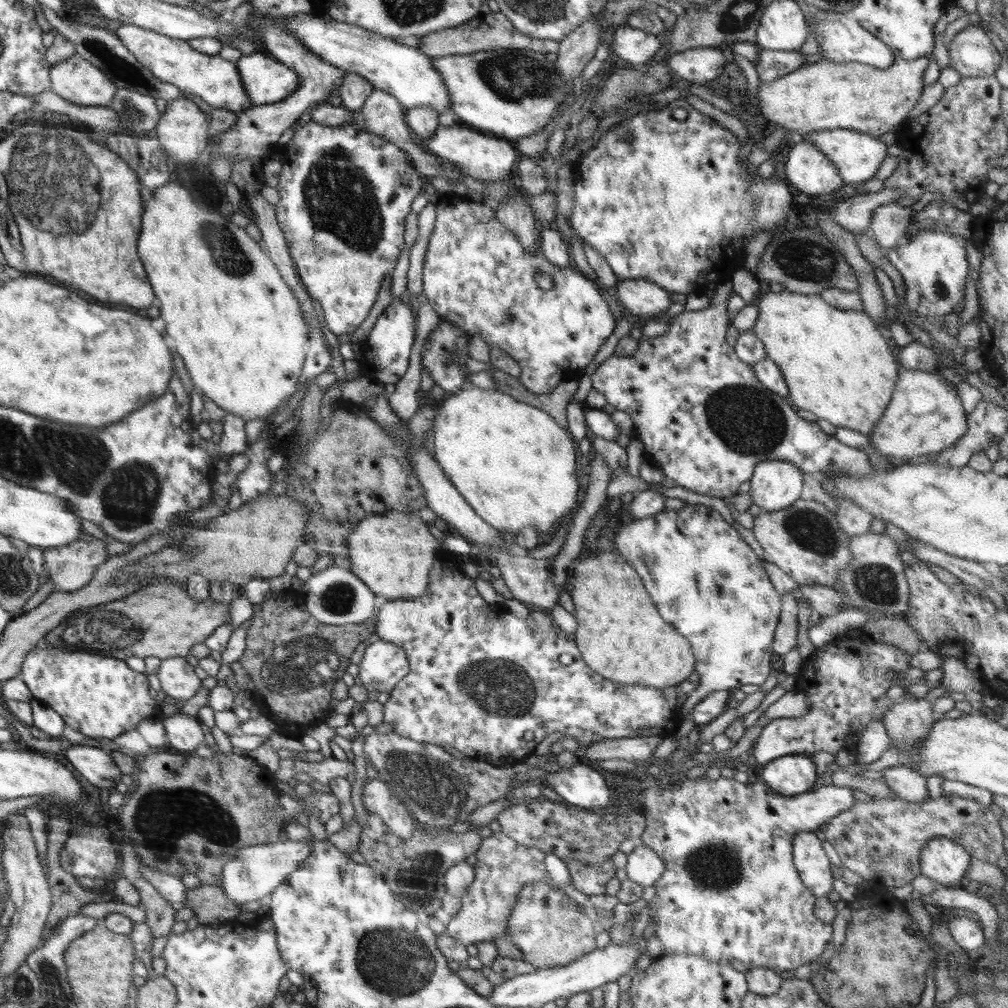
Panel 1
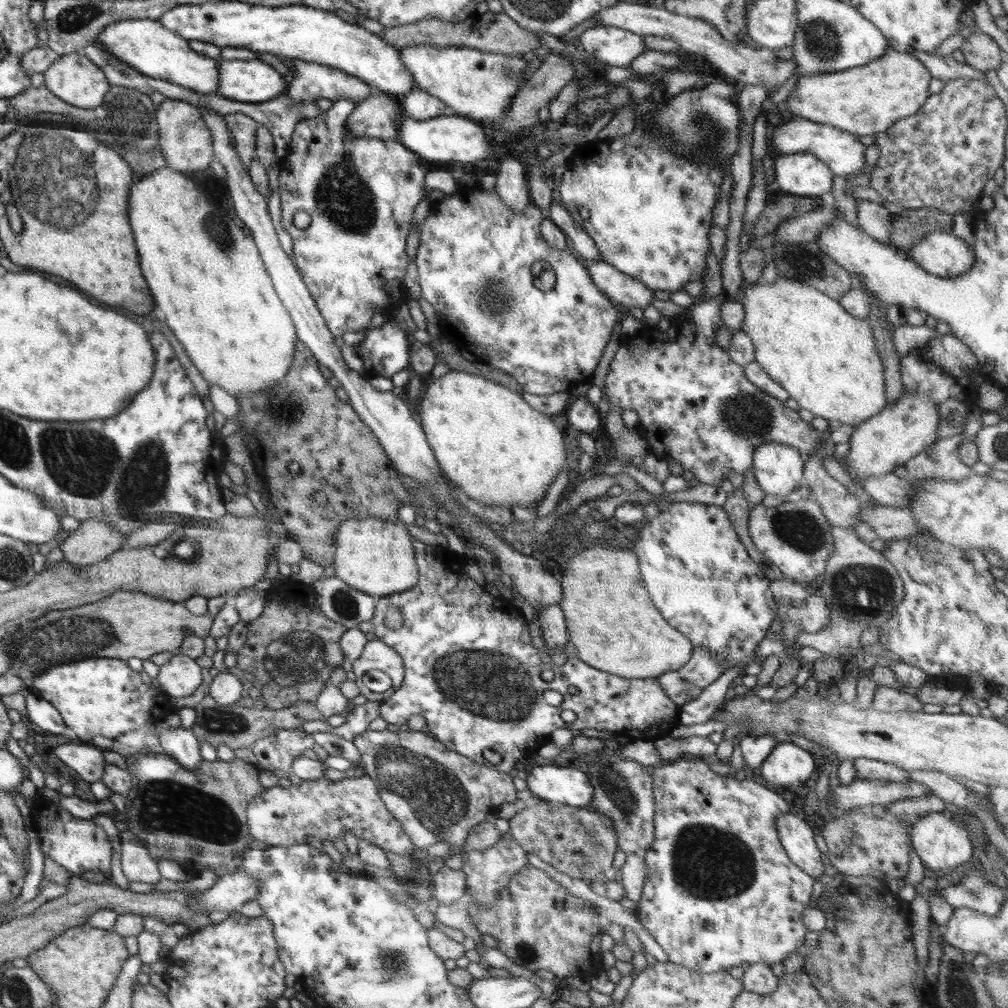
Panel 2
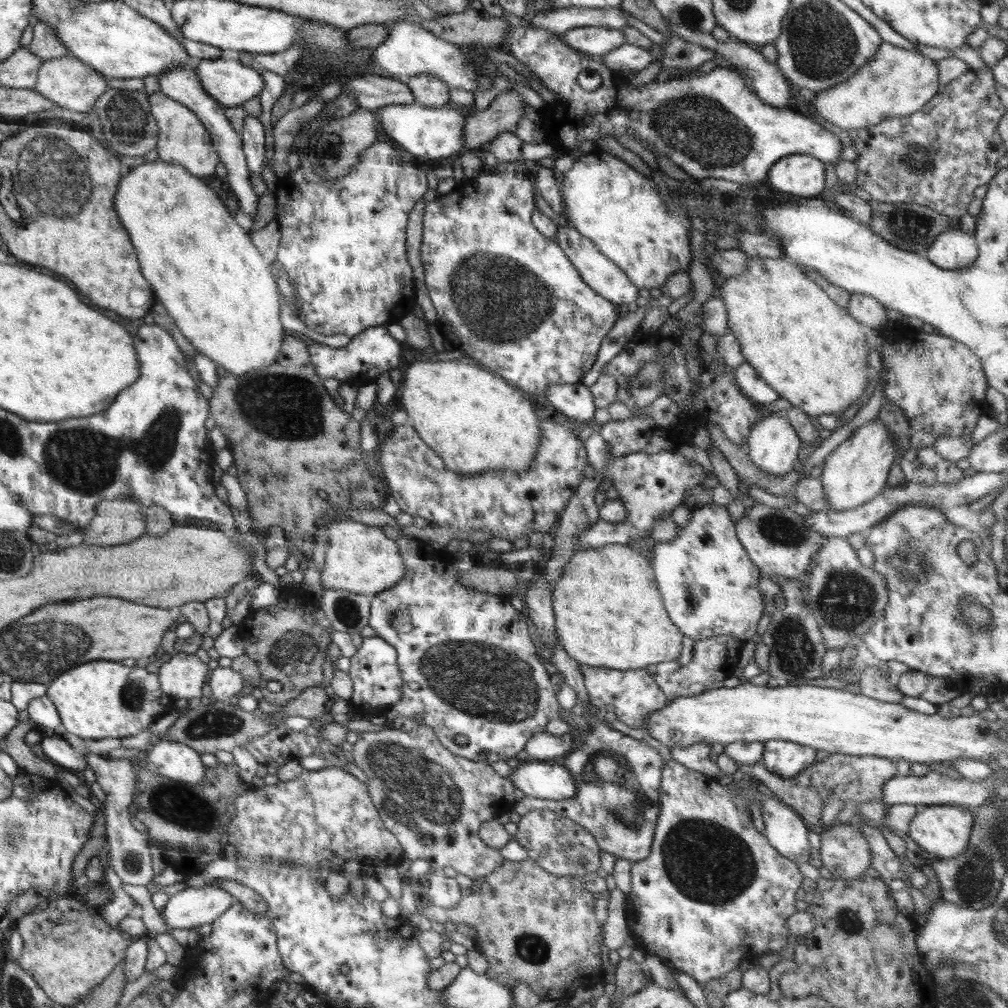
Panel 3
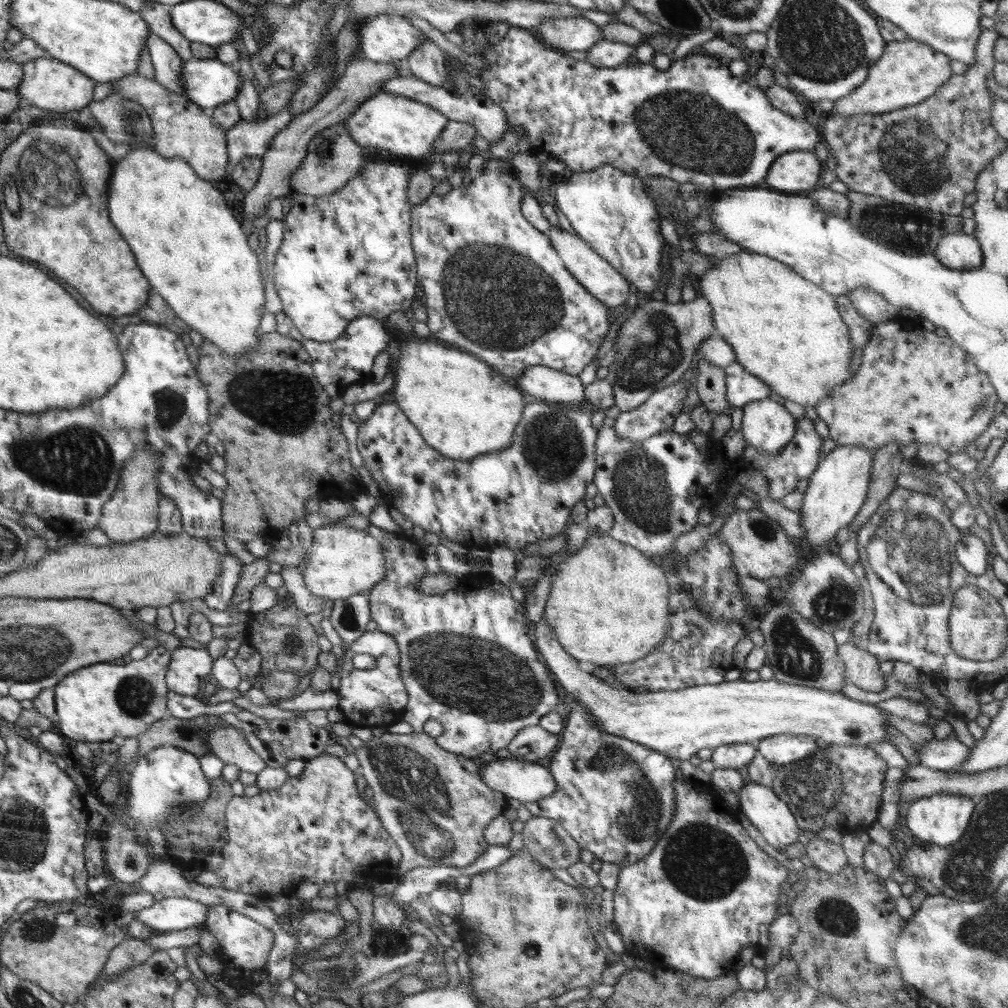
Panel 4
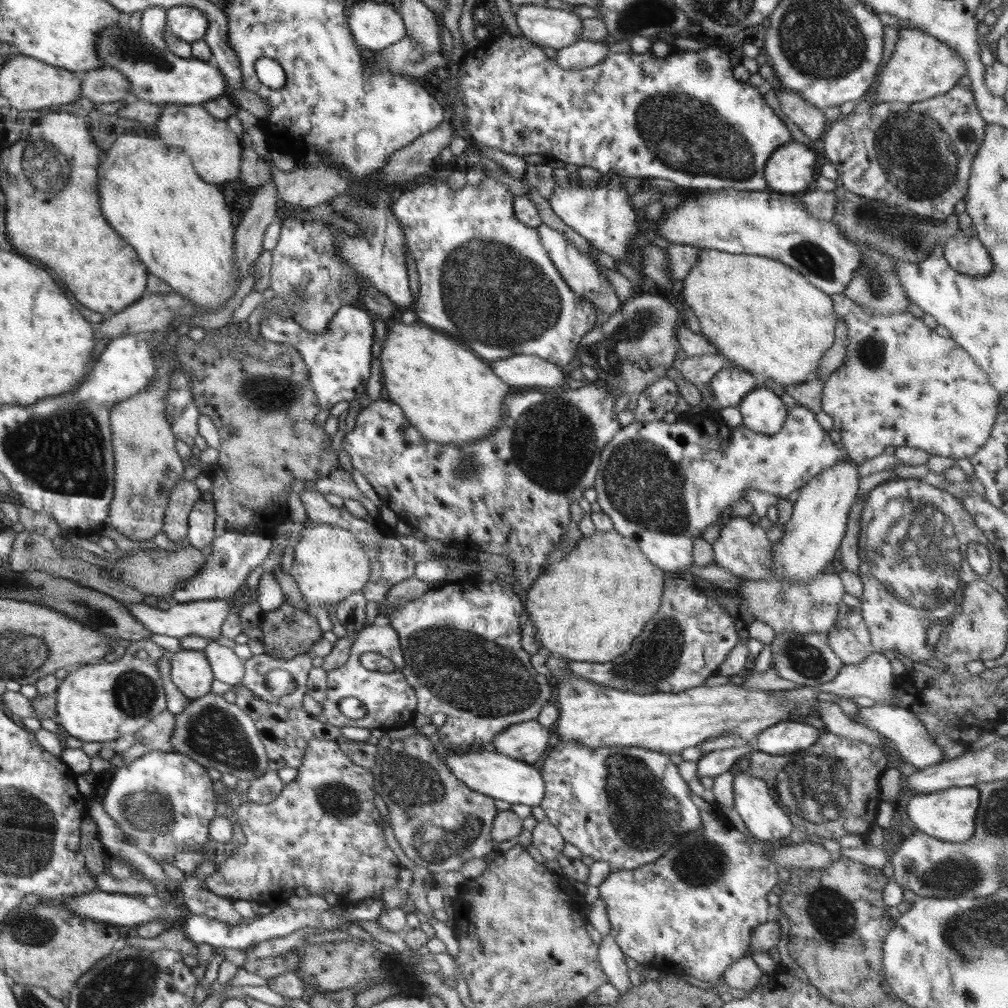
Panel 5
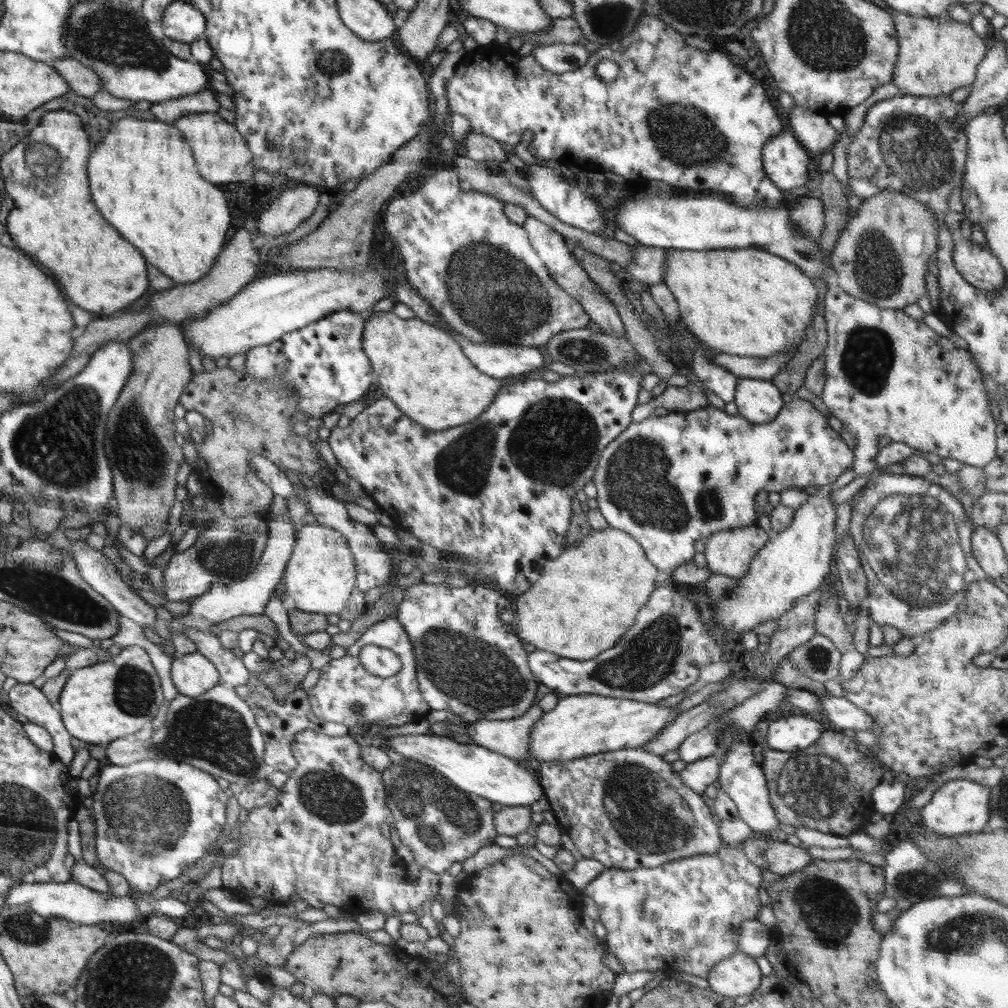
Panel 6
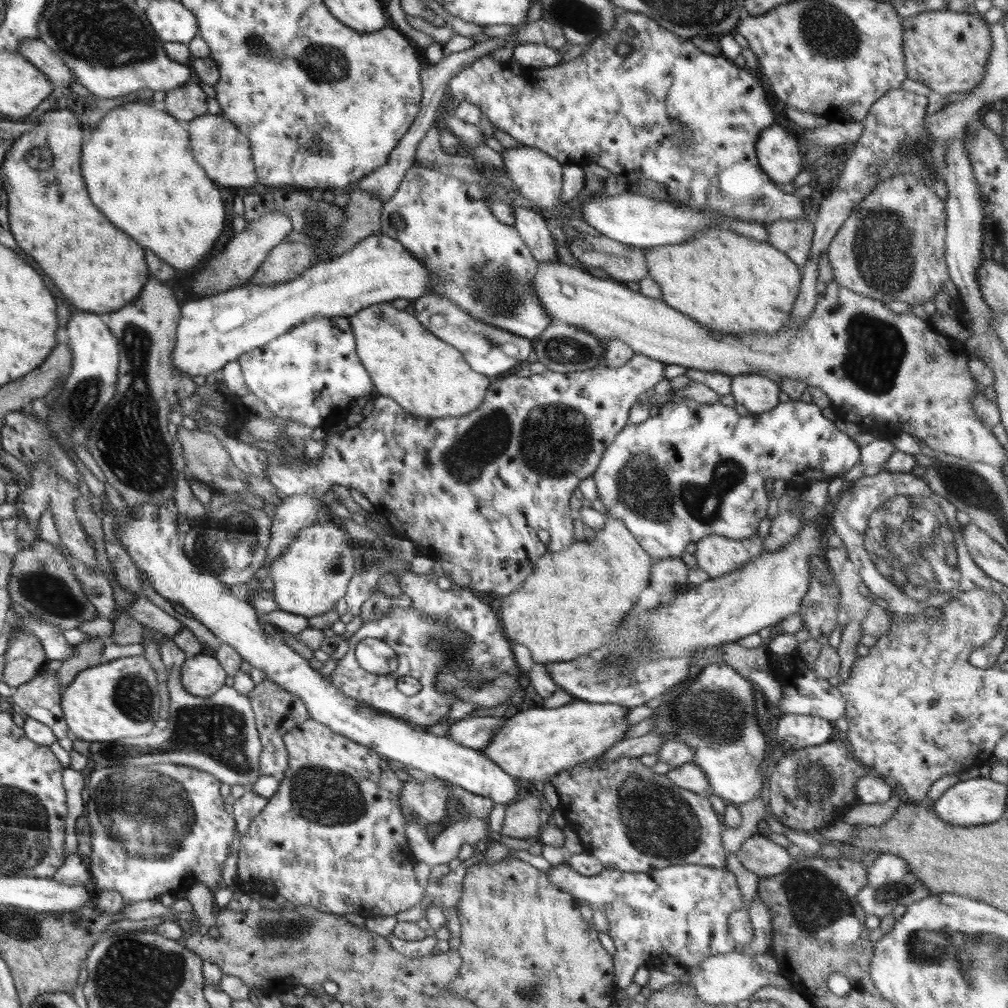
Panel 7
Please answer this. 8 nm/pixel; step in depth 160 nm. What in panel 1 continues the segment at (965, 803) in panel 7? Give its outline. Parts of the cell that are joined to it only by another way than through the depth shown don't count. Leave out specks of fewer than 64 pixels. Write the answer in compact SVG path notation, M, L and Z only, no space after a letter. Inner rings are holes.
M932 837L922 847L920 872L931 878L937 886L958 887L970 866L970 856L952 839Z

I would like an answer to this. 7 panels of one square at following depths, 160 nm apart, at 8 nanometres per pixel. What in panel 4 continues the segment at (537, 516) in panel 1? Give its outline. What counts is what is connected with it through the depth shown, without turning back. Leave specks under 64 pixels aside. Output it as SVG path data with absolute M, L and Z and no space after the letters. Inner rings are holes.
M414 336L406 337L400 344L400 358L397 361L391 399L419 430L425 444L438 450L443 457L460 462L512 448L510 444L515 426L523 413L524 398L516 386L495 368L462 349L452 350L447 345L440 346L432 340Z

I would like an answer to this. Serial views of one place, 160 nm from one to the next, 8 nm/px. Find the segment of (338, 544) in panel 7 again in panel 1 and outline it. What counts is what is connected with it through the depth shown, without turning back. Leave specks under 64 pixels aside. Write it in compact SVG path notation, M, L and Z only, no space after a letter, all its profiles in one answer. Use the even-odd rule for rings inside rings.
M392 510L361 519L349 534L347 546L349 571L364 582L375 596L392 601L420 598L426 594L429 572L436 562L440 541L414 512Z

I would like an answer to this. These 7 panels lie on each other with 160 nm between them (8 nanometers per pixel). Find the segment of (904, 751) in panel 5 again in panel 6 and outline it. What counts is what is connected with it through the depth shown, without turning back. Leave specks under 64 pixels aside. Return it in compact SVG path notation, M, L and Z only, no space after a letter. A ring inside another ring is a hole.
M831 693L820 695L821 712L824 716L817 715L828 726L834 729L870 730L873 727L873 718L855 704L844 697L834 696Z

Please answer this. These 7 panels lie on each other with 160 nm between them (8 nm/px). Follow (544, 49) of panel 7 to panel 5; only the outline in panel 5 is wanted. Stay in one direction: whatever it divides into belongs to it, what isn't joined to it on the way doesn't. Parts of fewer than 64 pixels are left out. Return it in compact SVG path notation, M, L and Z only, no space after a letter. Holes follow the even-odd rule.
M580 40L557 49L553 61L562 68L585 69L602 62L610 54L608 47L598 41Z

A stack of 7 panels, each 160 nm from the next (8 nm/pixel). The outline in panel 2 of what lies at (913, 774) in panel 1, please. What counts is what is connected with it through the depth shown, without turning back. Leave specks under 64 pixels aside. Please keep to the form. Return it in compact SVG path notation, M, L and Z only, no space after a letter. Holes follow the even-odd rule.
M871 758L854 759L855 779L907 783L912 781L910 771Z

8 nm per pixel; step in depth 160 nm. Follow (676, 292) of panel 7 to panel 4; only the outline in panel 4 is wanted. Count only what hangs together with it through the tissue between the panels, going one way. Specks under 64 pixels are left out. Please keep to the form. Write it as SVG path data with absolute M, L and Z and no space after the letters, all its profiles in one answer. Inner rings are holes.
M744 250L736 254L731 254L730 256L724 256L714 268L709 268L698 278L697 285L700 291L698 296L705 298L712 308L712 321L714 321L716 334L734 348L736 361L743 366L744 370L750 372L750 374L754 374L754 376L760 378L763 382L766 382L766 385L775 394L782 396L785 400L788 399L797 402L804 408L816 406L828 394L832 394L838 387L846 384L848 378L852 378L856 374L850 369L850 363L854 354L854 343L850 343L850 328L842 321L837 304L835 303L835 297L822 290L820 286L802 278L802 275L792 270L791 266L775 258L770 258L765 254Z

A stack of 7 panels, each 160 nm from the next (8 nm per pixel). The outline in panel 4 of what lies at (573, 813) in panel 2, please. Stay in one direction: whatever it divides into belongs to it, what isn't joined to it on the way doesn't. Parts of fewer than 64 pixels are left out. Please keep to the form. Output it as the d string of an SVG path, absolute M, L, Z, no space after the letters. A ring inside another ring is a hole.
M536 817L524 823L524 850L546 869L568 869L581 861L582 848L560 822Z

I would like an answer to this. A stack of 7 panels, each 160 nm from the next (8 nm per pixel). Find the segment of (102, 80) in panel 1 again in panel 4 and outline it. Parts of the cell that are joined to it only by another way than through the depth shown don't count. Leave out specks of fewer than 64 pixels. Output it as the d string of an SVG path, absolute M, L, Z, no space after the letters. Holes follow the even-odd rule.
M48 56L21 63L21 69L23 79L15 89L21 100L31 102L38 108L48 110L60 108L60 112L68 110L82 112L94 98L97 82L69 63Z

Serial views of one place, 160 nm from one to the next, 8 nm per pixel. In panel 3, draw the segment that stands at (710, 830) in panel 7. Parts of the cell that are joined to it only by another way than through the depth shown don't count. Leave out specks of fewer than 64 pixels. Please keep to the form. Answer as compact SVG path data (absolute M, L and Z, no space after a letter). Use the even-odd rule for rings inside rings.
M559 640L555 642L552 651L552 657L550 657L550 664L552 665L550 667L561 675L559 680L565 681L576 692L578 700L576 710L585 716L591 731L587 735L580 735L580 740L583 743L578 744L577 750L573 750L564 756L564 762L562 762L562 766L569 770L570 776L574 778L575 786L578 788L574 798L566 798L566 800L560 800L560 802L552 802L550 799L542 800L540 808L542 808L542 811L550 811L566 817L574 823L578 823L584 831L590 831L590 835L594 837L594 841L598 843L598 847L602 851L613 854L617 859L630 861L632 864L638 863L649 856L653 844L661 806L661 794L658 794L658 788L661 786L662 769L666 761L648 743L612 729L607 723L598 719L596 715L589 715L589 710L596 711L598 709L590 704L581 673L581 663L568 656L568 653L561 647Z

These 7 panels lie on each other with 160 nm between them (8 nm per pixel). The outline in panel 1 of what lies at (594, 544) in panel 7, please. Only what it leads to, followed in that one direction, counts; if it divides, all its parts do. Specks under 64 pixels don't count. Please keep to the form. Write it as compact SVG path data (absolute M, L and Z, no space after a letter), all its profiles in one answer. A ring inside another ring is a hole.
M617 551L610 552L610 554L602 554L597 552L595 555L590 555L590 558L578 562L574 566L574 576L571 580L573 590L571 593L571 600L574 603L573 616L576 618L578 626L575 633L575 643L579 648L582 660L592 669L595 670L599 675L610 679L611 681L616 681L619 683L624 683L627 685L644 685L647 687L667 687L667 686L677 686L679 682L686 681L690 676L690 673L695 670L695 656L693 653L692 645L686 637L683 637L675 627L667 622L660 616L658 610L656 610L655 603L651 600L651 597L646 591L643 580L640 575L636 572L636 569L626 560L622 558L620 553Z

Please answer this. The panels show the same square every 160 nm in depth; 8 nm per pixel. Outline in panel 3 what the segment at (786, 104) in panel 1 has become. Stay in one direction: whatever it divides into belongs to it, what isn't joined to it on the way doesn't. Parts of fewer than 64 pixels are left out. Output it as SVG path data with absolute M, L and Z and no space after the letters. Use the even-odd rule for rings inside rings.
M883 41L878 52L854 76L824 91L815 92L812 104L821 117L844 130L864 129L865 126L920 110L939 91L938 75L935 60L918 51Z

